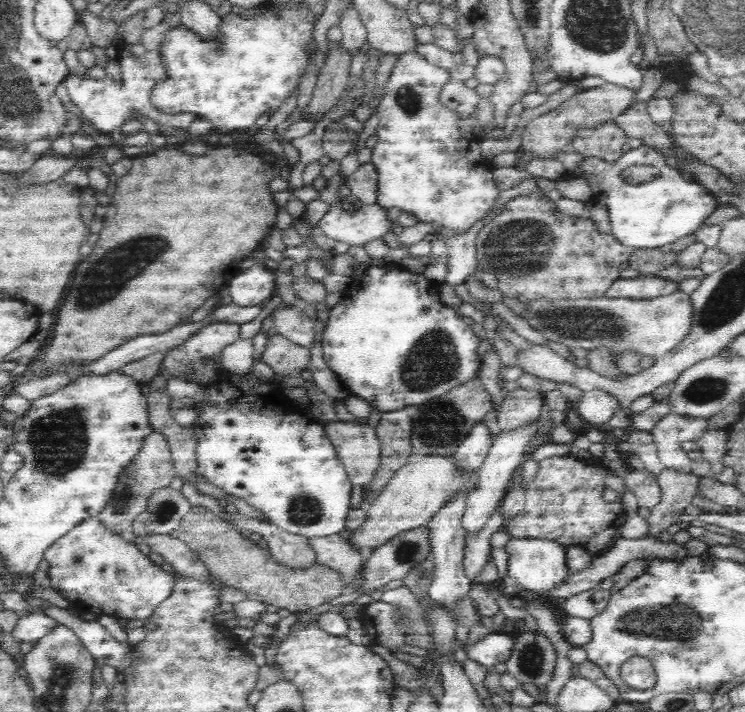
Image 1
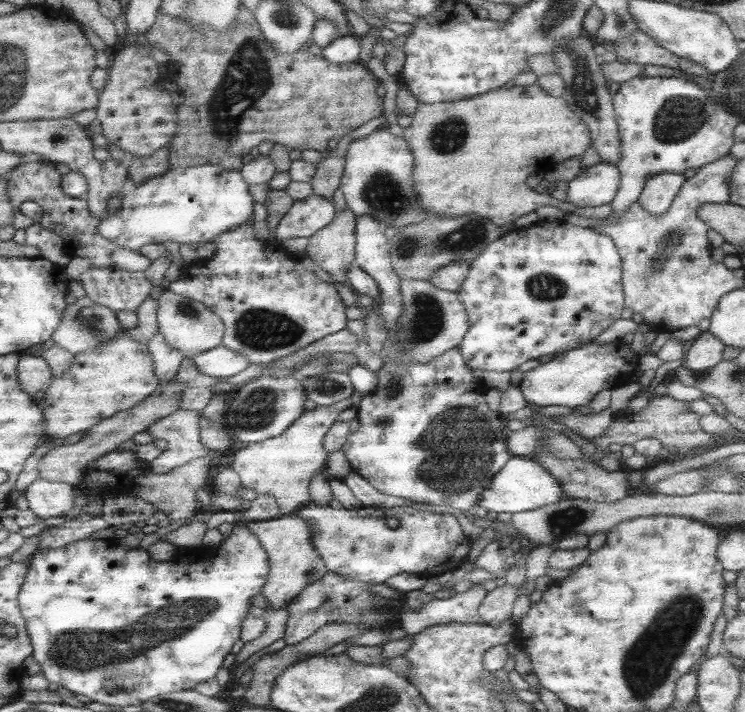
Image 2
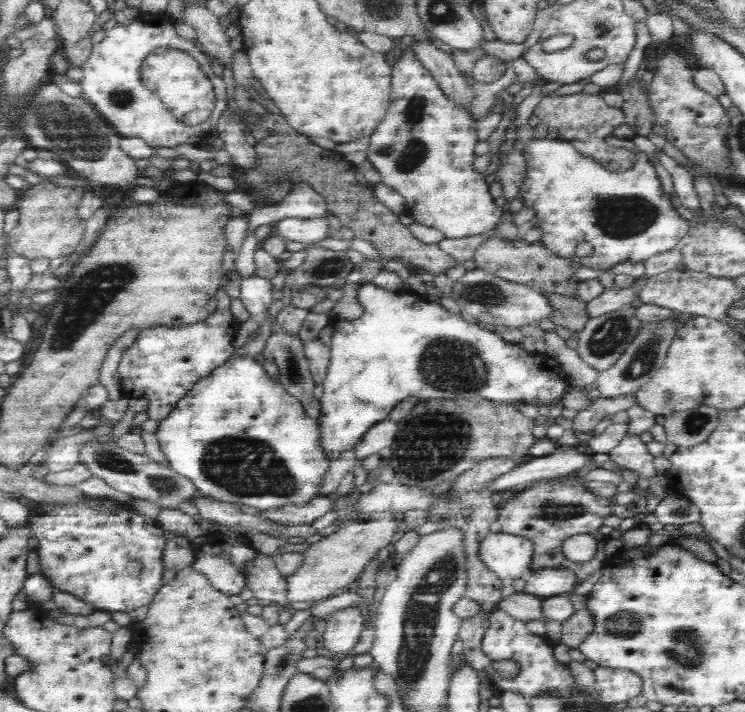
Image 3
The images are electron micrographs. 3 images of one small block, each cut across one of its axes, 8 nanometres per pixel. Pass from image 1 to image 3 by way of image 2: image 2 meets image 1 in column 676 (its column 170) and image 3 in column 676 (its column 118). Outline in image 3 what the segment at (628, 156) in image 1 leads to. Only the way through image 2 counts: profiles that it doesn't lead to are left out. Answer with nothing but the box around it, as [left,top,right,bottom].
[517,135,689,272]

